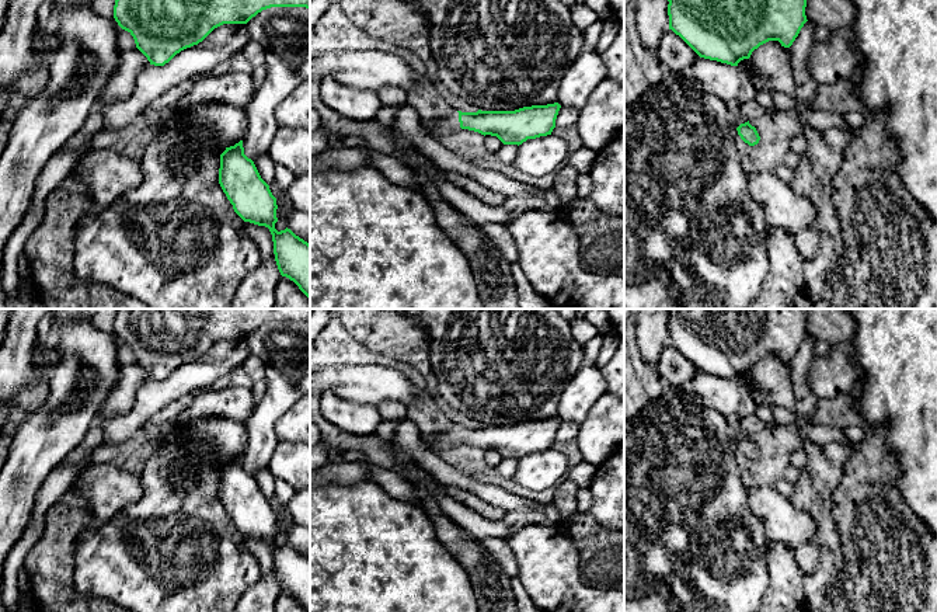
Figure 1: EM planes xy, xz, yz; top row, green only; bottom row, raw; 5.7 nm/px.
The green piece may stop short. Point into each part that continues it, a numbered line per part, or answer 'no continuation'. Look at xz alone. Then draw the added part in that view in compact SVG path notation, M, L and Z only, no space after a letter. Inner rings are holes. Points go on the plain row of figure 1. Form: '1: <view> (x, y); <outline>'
1: xz (446, 440); M453 425L450 430L443 432L422 437L422 439L425 441L426 446L436 453L461 444L457 425Z

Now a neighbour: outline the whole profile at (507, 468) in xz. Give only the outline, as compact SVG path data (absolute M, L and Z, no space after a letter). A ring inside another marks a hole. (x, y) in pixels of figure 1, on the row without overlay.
M502 459L495 469L502 477L512 479L518 470L518 459Z

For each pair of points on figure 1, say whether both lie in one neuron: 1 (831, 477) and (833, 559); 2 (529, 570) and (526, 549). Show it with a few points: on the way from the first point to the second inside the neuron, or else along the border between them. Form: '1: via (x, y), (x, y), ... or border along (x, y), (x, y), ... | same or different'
1: via (825, 497), (828, 539) | same
2: via (529, 564), (529, 555) | same

